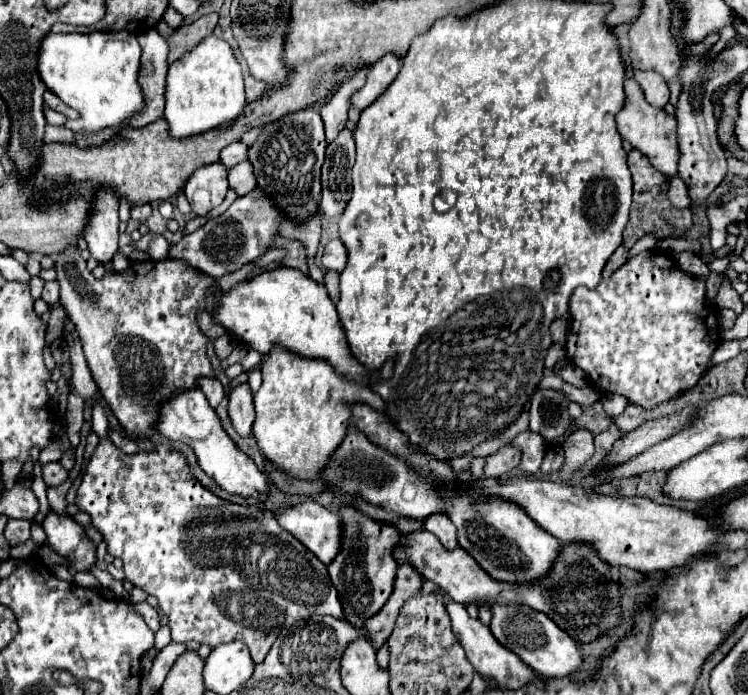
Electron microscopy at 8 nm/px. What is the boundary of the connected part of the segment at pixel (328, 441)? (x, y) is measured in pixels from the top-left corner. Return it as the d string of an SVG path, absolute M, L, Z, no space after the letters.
M273 350L273 354L263 356L261 372L263 372L263 386L255 394L255 414L257 416L253 424L253 436L257 440L263 460L273 464L287 478L313 482L323 476L331 456L335 454L337 446L345 438L350 419L349 405L355 400L367 402L372 408L379 411L386 408L385 402L371 388L367 388L365 384L353 384L349 380L343 380L323 360L307 360L307 358L297 358L295 354L285 354L285 350Z

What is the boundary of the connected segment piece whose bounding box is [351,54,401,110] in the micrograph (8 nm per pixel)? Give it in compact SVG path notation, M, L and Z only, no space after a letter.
M387 54L381 60L377 60L369 68L367 84L351 96L351 106L357 110L365 110L395 80L399 68L401 68L401 58L397 58L395 54Z

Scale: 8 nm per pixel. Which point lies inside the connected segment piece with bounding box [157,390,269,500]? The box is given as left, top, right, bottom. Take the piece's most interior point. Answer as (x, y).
(190, 419)

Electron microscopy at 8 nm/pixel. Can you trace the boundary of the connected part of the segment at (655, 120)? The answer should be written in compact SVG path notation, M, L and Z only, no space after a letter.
M627 78L625 80L625 92L627 92L627 106L623 106L623 110L615 116L617 120L617 130L623 136L623 140L627 140L635 150L643 152L649 162L661 172L665 174L667 180L677 176L677 166L679 166L679 144L677 144L677 120L671 118L665 110L651 106L645 100L645 94L641 90L641 86L637 84L635 78Z

